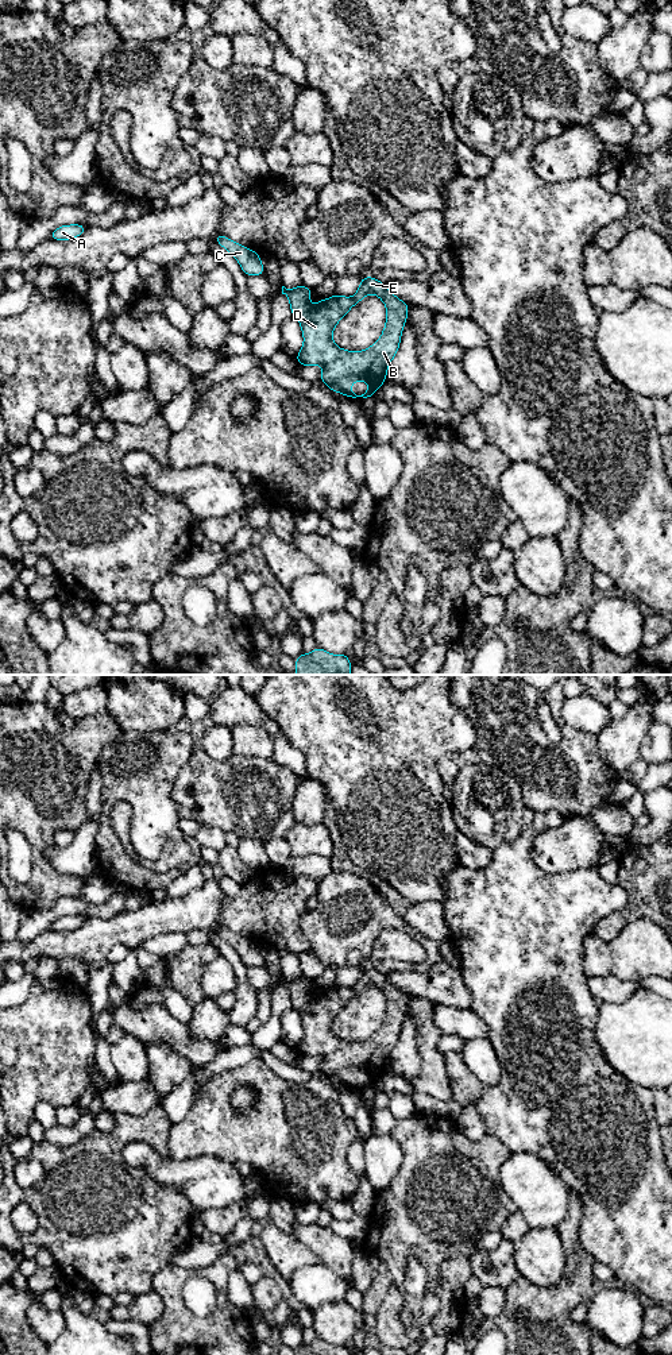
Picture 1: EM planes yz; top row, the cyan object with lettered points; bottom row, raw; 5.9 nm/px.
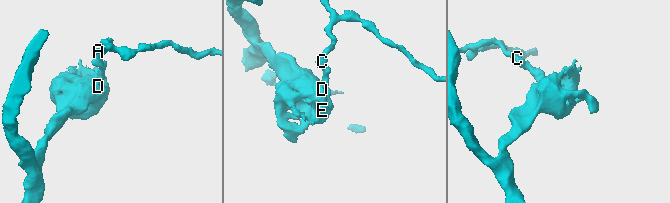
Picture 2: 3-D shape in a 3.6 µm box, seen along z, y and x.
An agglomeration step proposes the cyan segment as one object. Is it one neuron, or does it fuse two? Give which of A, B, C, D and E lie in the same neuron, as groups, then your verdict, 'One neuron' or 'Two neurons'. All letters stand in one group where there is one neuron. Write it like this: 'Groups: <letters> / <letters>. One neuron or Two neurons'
Groups: A C / B D E. Two neurons

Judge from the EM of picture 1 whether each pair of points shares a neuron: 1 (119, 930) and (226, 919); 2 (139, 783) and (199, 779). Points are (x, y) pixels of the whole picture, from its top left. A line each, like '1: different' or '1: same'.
1: different
2: different

